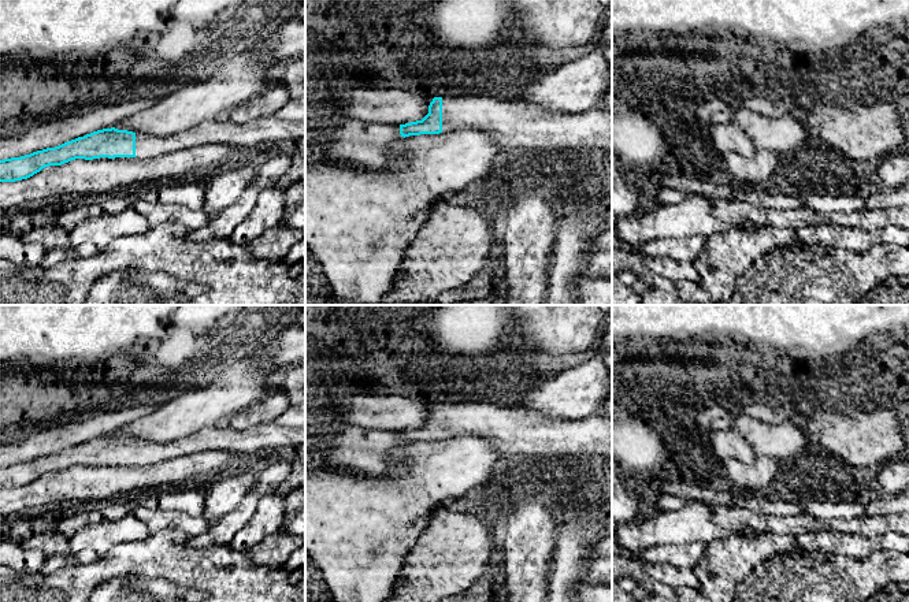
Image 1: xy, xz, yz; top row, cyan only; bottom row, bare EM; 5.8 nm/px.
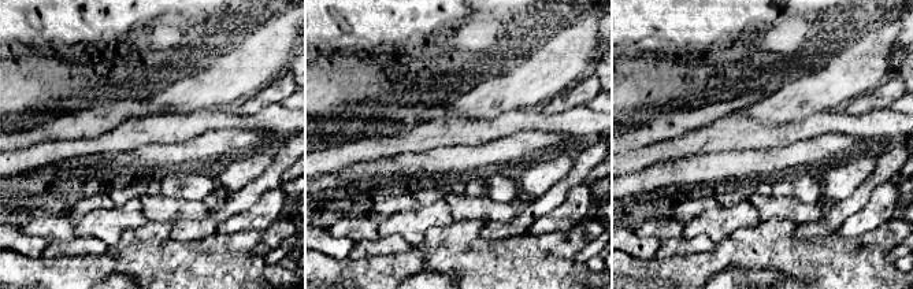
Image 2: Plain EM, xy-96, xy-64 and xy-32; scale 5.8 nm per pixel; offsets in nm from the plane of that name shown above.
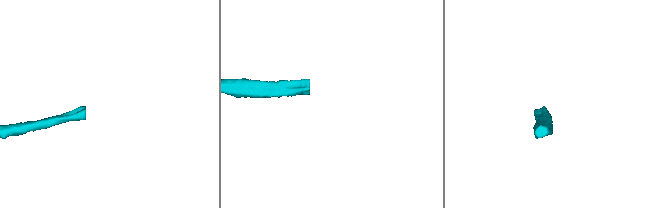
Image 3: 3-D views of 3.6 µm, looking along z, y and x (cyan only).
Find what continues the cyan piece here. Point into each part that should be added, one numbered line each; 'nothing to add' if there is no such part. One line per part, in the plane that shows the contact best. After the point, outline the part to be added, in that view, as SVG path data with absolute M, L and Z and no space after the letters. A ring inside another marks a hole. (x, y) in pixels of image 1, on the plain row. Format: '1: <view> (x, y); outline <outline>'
1: xz (512, 430); outline M511 401L442 404L442 439L459 435L487 438L504 458L586 454L612 462L612 419L604 413L560 420L526 410Z

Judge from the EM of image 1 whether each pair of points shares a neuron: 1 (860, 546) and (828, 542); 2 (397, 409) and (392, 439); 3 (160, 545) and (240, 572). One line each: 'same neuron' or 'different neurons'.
1: same neuron
2: different neurons
3: same neuron

